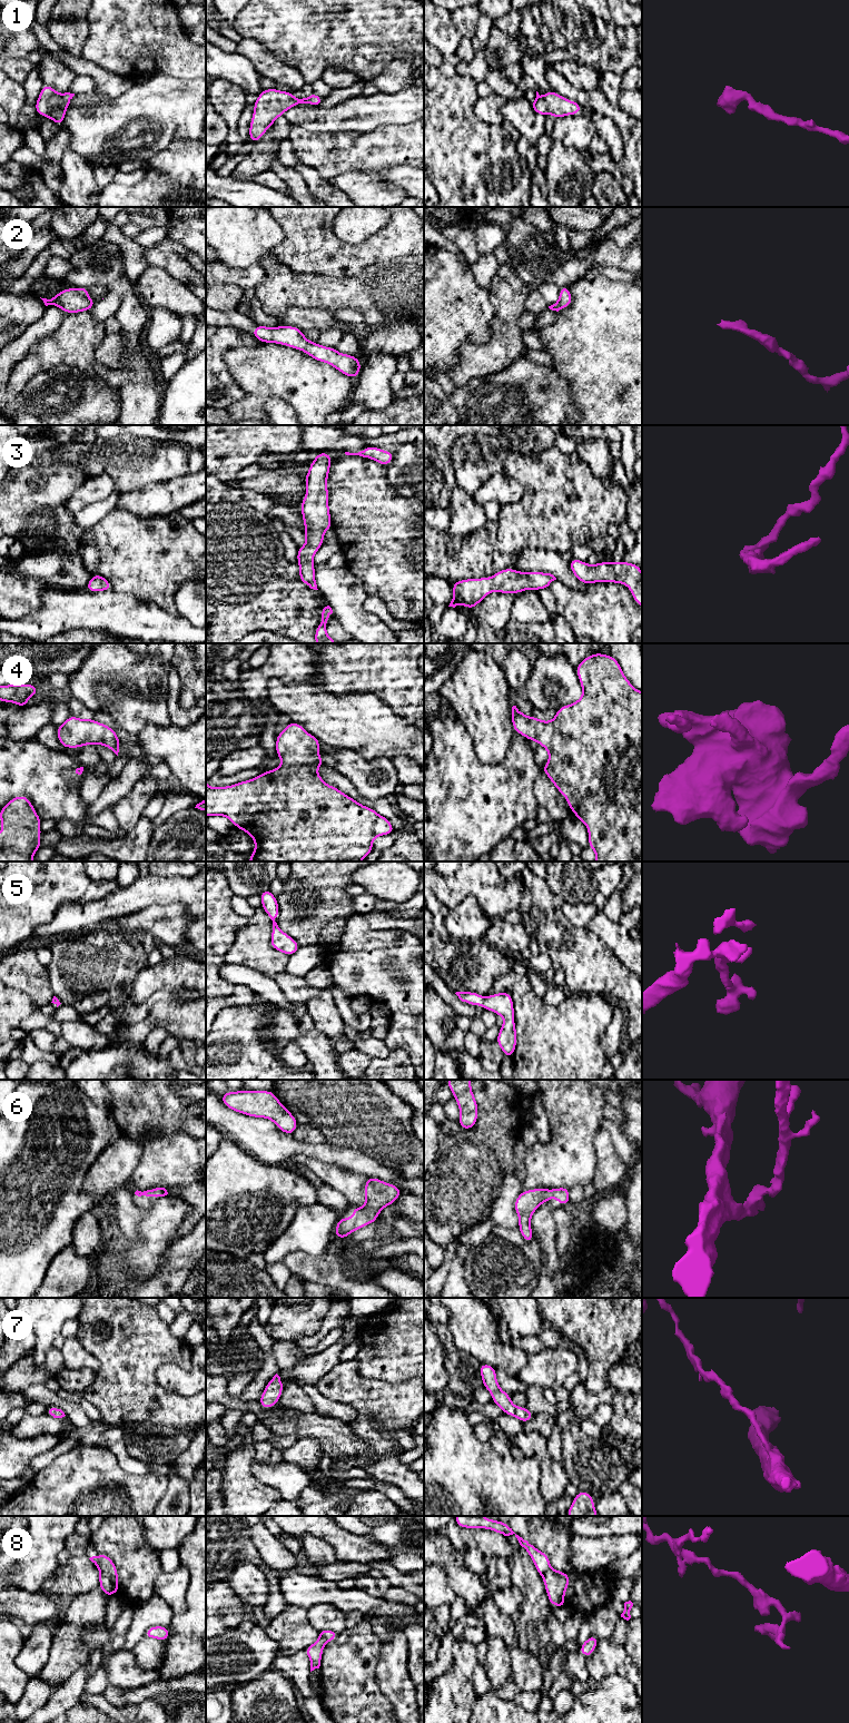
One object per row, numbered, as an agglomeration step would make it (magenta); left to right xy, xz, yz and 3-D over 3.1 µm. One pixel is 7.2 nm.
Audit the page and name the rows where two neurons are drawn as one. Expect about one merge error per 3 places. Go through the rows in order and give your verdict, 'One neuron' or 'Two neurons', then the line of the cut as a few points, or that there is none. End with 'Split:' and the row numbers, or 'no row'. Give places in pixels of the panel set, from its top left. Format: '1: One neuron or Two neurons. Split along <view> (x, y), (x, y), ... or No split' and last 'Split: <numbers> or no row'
1: One neuron. No split
2: One neuron. No split
3: One neuron. No split
4: One neuron. No split
5: One neuron. No split
6: One neuron. No split
7: One neuron. No split
8: One neuron. No split
Split: no row

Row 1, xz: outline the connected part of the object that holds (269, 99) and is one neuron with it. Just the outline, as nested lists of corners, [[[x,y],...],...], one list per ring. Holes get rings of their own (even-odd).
[[[263,89],[254,105],[254,114],[249,125],[249,141],[258,142],[260,137],[268,130],[277,118],[285,111],[299,104],[308,104],[319,107],[323,97],[312,93],[306,98],[298,99],[289,91],[278,89]]]

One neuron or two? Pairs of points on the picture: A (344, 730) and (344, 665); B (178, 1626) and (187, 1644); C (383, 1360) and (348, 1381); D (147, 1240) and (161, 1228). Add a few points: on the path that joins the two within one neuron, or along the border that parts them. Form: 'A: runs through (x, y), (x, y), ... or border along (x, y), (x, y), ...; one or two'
A: border along (319, 685), (334, 693), (371, 693); two
B: runs through (183, 1631), (187, 1635), (187, 1640); one
C: border along (355, 1359), (362, 1376), (385, 1380); two
D: runs through (150, 1238), (158, 1230); one

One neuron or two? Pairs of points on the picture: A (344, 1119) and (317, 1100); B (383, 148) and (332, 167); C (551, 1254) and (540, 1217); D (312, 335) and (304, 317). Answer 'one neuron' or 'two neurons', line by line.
A: one neuron
B: one neuron
C: one neuron
D: two neurons

